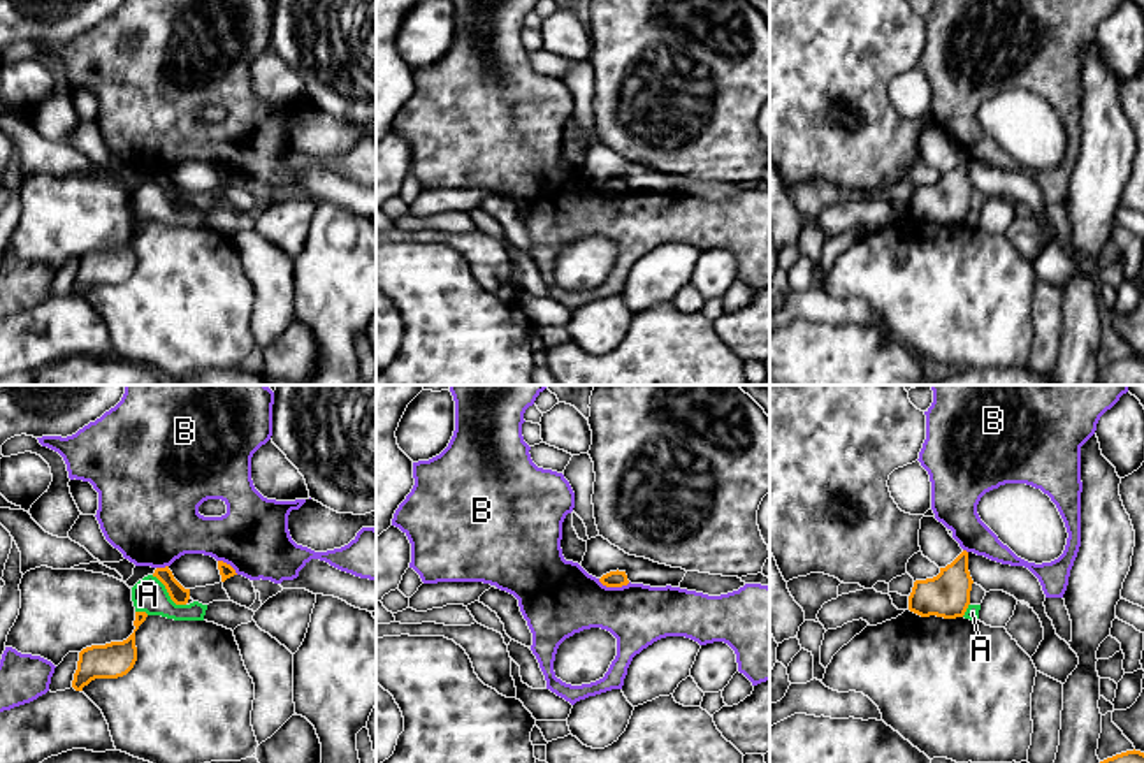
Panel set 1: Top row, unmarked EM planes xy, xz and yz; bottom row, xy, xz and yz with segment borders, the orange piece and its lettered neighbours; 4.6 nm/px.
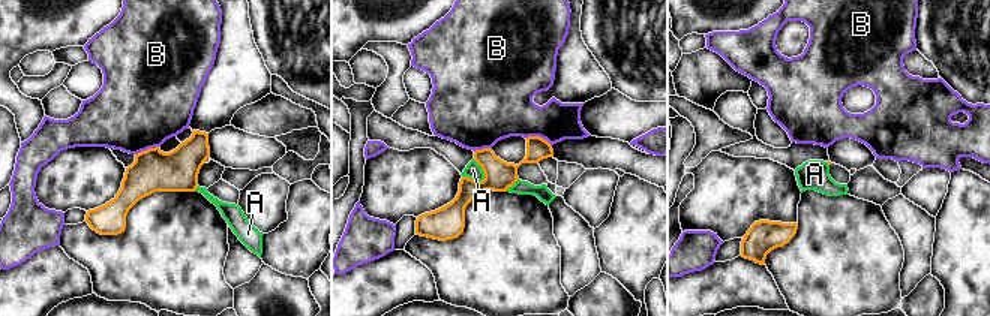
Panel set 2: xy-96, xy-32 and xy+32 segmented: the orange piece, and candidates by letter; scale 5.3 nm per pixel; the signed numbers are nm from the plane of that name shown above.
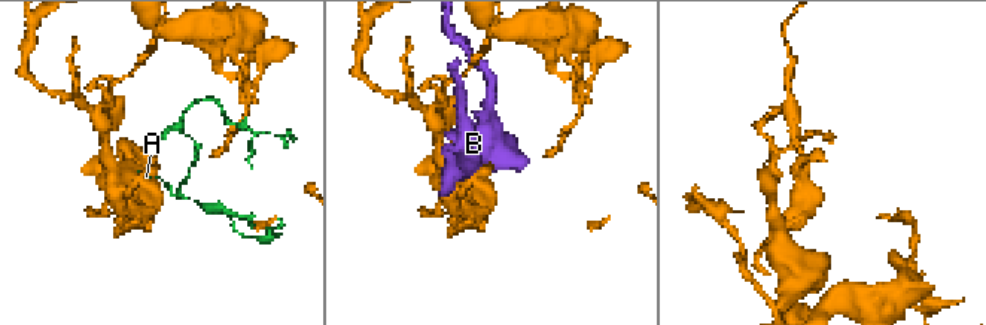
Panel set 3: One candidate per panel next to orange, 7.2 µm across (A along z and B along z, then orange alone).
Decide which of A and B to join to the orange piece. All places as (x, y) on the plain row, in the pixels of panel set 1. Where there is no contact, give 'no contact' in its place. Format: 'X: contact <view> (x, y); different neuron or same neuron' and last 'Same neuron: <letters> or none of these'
A: contact xy (167, 197); different neuron
B: contact xz (614, 192); different neuron
Same neuron: none of these

